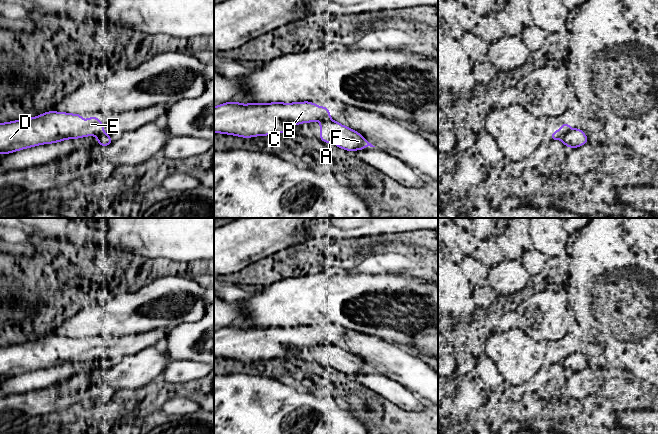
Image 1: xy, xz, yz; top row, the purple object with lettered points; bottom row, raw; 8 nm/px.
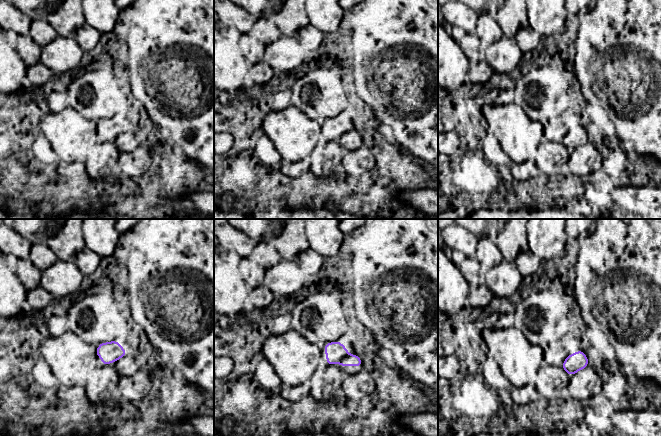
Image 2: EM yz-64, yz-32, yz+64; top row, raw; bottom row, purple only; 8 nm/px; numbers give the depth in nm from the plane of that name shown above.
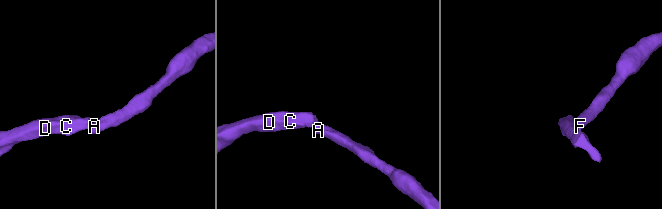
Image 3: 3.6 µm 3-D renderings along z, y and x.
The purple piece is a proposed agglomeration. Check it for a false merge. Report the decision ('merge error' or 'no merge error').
merge error

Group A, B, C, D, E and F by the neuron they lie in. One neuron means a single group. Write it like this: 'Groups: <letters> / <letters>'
Groups: A F / B C D E

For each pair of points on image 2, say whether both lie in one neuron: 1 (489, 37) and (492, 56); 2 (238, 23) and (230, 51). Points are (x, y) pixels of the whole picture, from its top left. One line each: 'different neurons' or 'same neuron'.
1: different neurons
2: different neurons

